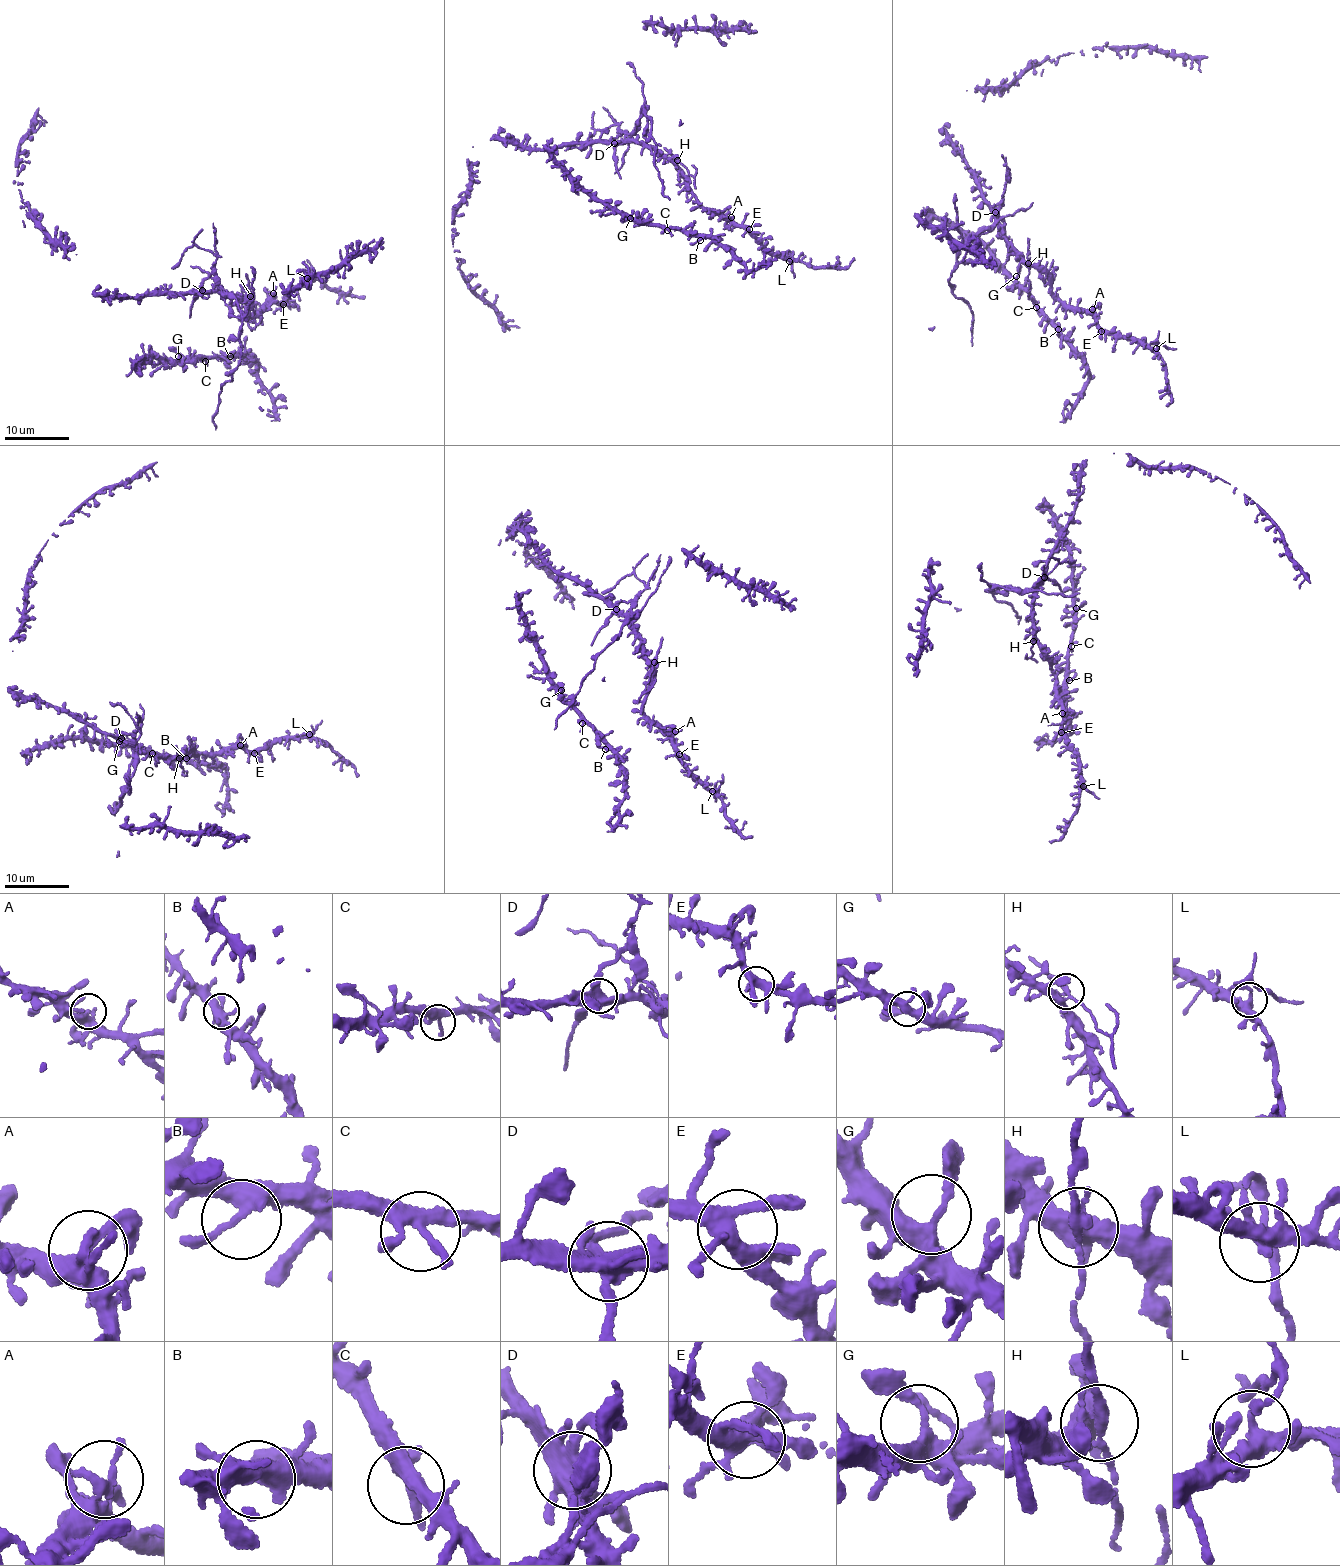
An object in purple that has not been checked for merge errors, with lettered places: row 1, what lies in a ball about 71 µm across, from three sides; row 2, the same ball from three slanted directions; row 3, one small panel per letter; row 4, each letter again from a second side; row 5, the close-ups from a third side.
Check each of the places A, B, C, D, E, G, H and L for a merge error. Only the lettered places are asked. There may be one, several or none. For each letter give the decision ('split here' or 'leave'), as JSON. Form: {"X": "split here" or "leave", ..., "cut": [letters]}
{"A": "leave", "B": "leave", "C": "leave", "D": "split here", "E": "leave", "G": "leave", "H": "split here", "L": "split here", "cut": ["D", "H", "L"]}

